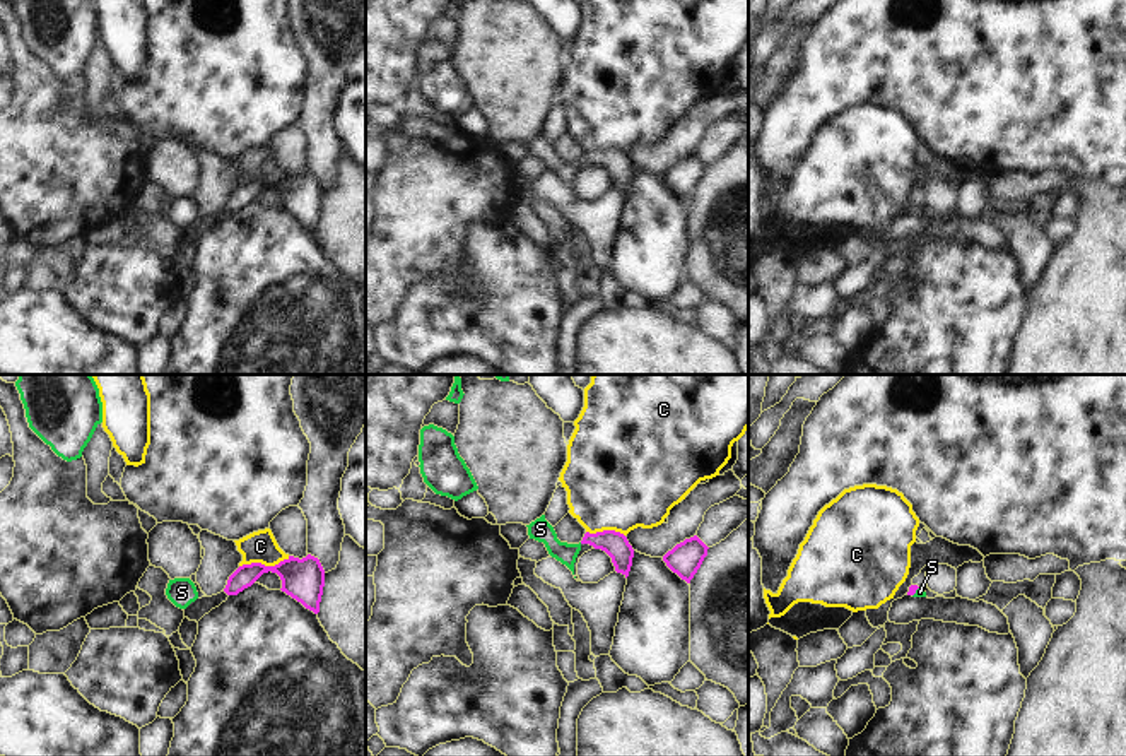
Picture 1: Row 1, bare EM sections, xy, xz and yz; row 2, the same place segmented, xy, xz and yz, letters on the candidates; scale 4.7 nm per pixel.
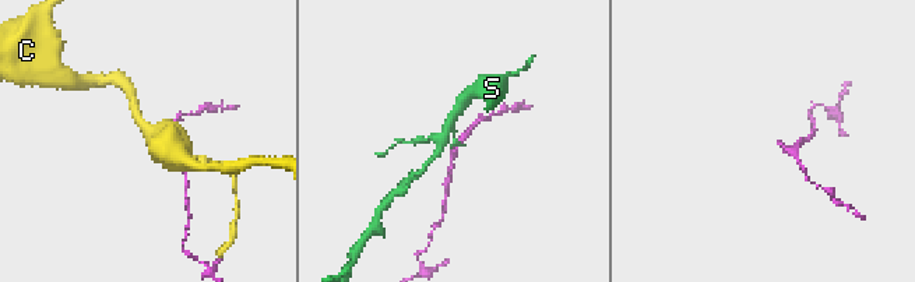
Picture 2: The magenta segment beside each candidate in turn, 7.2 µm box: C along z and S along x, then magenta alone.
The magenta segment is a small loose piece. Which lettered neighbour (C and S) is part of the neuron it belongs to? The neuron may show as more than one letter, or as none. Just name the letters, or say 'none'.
S

